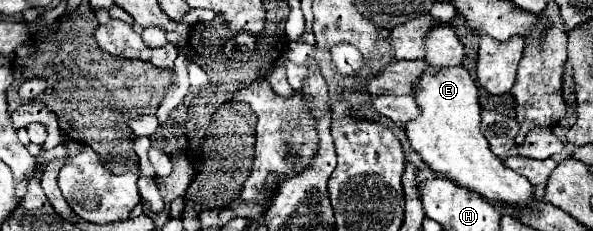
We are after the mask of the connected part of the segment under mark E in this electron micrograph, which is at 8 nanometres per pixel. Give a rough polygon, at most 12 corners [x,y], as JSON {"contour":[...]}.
{"contour":[[427,65],[405,133],[441,177],[525,207],[531,183],[481,135],[465,67]]}

